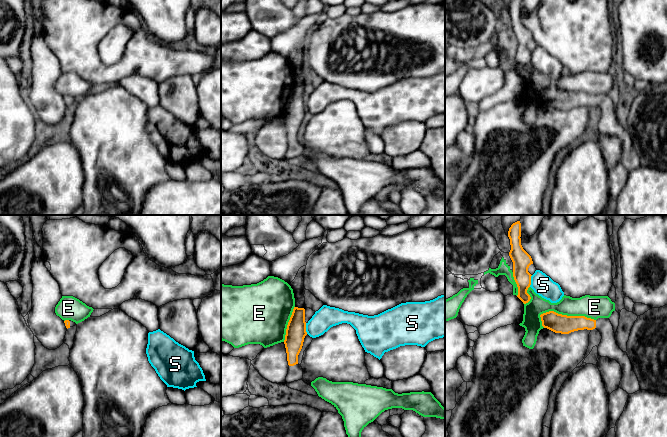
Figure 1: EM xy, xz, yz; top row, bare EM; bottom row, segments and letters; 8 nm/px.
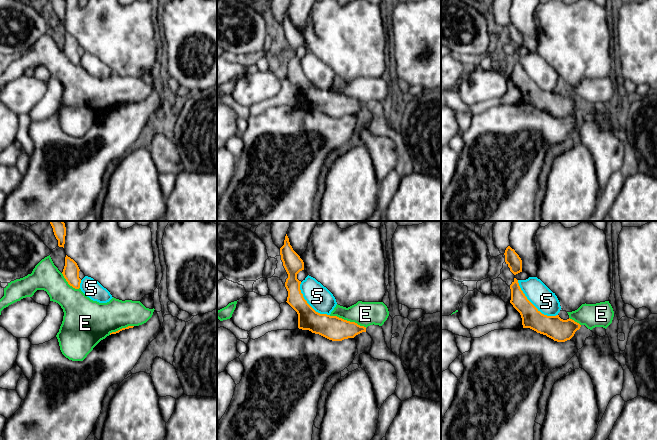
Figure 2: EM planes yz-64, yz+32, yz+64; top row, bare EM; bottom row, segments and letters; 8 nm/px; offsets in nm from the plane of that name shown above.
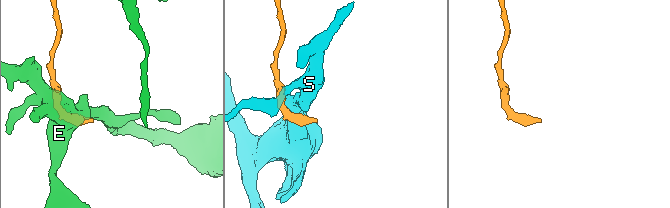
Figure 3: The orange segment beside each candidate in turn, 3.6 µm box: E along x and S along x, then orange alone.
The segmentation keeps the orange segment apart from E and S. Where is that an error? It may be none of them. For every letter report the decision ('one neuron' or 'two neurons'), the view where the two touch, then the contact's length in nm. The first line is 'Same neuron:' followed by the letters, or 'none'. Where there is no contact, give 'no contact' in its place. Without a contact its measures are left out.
Same neuron: none
E: two neurons; contact in yz; length 460 nm
S: two neurons; contact in yz; length 100 nm

